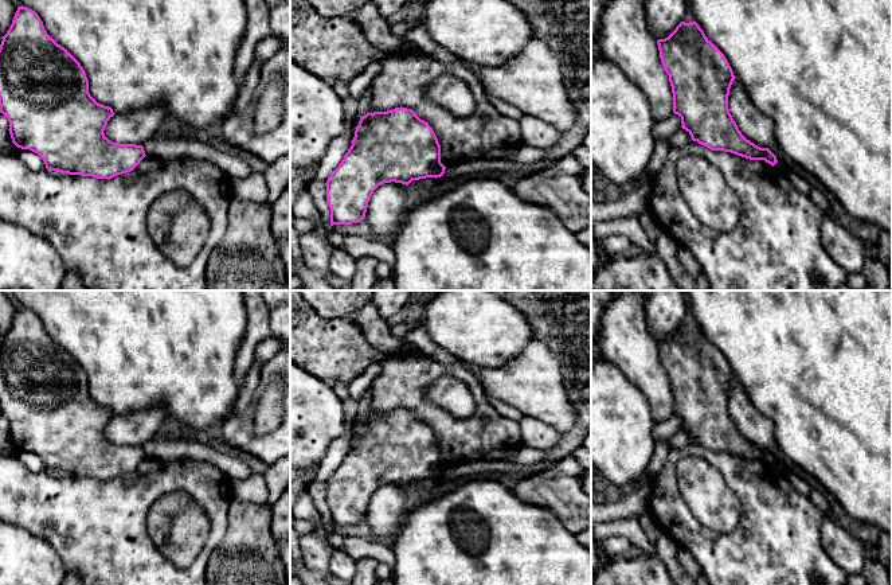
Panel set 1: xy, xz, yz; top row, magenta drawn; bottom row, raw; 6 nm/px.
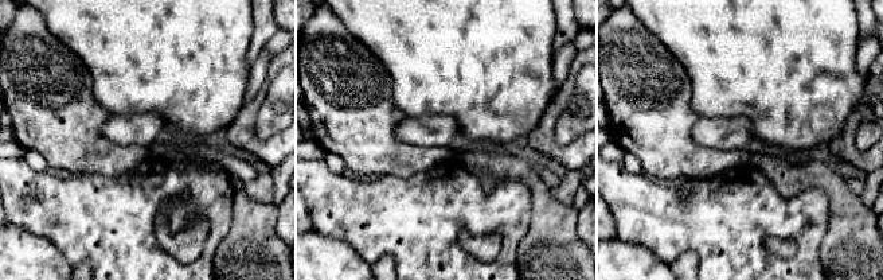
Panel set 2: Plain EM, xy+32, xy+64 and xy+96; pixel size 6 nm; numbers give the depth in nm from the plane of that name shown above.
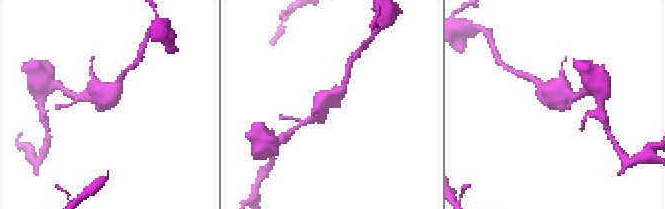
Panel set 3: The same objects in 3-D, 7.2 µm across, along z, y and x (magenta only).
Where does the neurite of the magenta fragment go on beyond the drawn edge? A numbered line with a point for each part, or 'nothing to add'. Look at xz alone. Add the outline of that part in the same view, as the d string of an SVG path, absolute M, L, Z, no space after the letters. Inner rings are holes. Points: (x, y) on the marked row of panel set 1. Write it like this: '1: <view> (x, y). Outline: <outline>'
nothing to add

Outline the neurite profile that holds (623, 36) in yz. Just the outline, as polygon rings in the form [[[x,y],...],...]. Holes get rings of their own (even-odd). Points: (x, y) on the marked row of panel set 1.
[[[606,0],[600,12],[599,46],[600,54],[643,93],[654,121],[673,114],[672,86],[661,63],[657,40],[648,30],[645,0]]]

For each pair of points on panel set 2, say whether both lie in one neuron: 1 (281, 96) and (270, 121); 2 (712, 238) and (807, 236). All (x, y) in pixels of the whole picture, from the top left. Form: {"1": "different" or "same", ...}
{"1": "same", "2": "same"}

